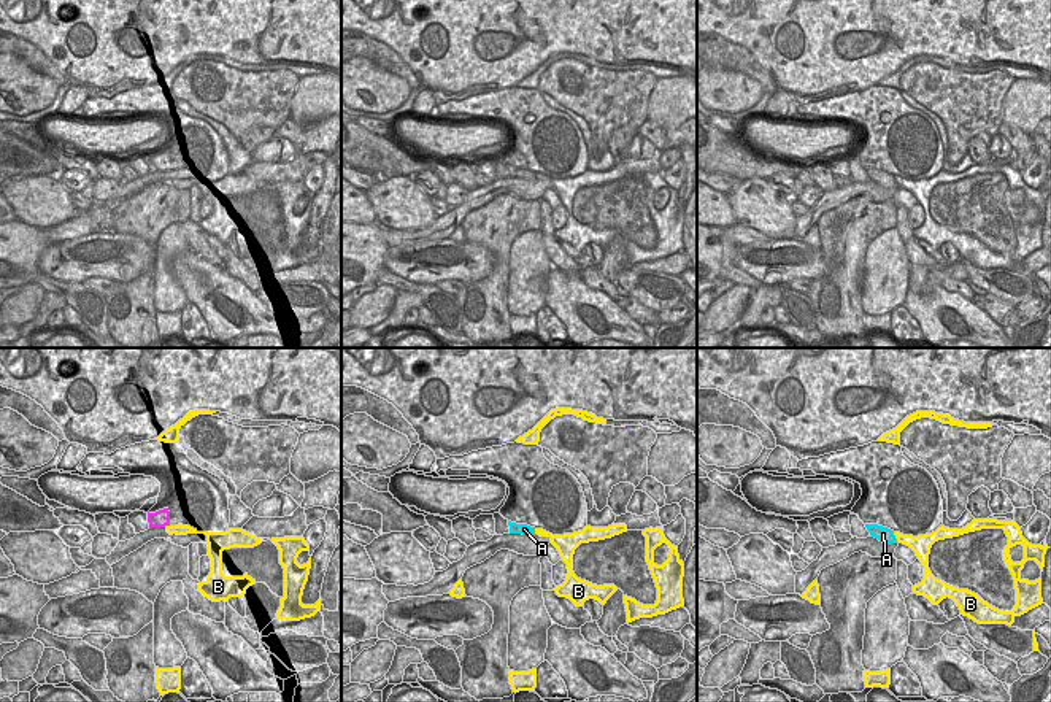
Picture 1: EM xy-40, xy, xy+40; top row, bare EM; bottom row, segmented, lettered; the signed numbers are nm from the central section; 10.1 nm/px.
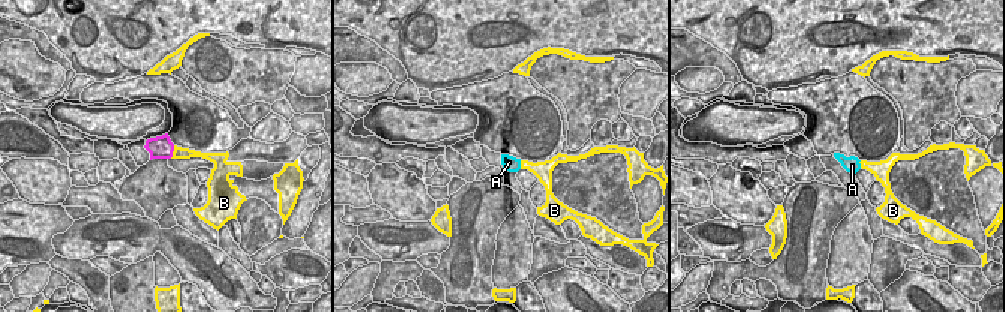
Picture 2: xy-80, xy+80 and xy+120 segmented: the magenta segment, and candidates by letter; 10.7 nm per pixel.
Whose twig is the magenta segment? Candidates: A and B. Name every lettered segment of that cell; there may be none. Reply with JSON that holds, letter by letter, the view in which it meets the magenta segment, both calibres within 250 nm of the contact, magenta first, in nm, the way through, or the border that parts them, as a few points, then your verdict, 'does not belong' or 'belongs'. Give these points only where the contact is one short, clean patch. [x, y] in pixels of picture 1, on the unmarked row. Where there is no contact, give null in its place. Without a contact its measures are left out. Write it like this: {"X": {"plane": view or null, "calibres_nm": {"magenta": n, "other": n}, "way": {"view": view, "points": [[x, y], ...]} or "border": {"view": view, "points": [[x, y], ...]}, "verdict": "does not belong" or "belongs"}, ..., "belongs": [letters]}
{"A": {"plane": null, "verdict": "belongs"}, "B": {"plane": "xy-40", "calibres_nm": {"magenta": 170, "other": 120}, "verdict": "does not belong"}, "belongs": ["A"]}

